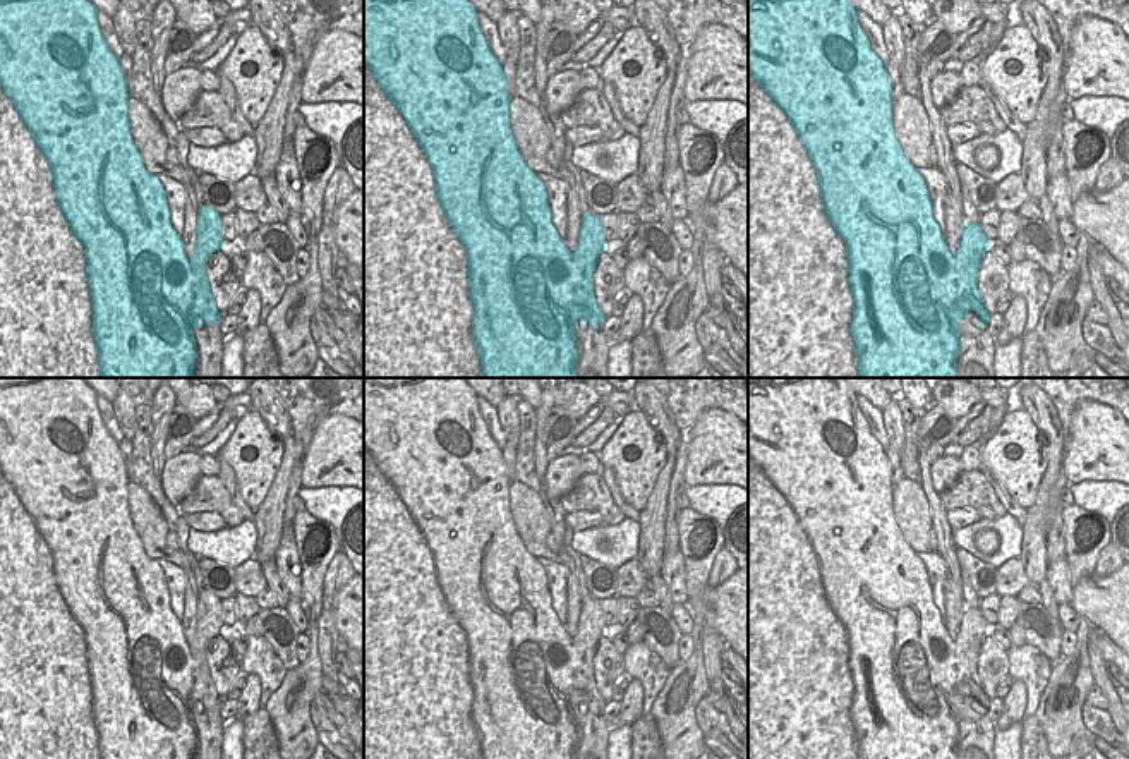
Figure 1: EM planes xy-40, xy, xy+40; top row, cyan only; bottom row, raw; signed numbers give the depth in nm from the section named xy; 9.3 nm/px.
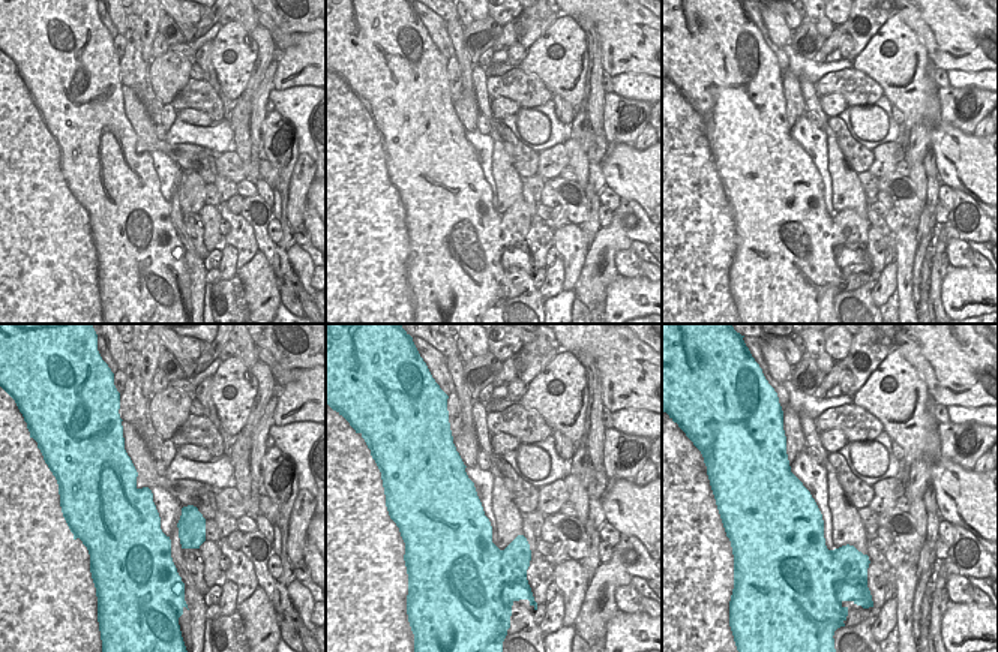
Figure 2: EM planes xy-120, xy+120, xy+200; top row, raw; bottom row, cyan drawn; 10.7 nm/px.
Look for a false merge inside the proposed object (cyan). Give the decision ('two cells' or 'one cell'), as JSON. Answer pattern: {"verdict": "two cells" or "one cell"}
{"verdict": "two cells"}

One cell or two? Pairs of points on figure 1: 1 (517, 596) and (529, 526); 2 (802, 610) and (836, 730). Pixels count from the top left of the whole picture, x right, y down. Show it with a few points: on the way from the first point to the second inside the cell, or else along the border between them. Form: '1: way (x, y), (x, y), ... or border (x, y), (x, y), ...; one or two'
1: border (510, 509), (515, 531), (534, 558); two
2: way (802, 639), (802, 692), (810, 701); one

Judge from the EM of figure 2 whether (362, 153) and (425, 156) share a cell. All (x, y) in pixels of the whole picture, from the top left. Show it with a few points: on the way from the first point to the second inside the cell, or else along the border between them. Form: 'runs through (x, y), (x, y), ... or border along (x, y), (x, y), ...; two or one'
runs through (362, 200), (408, 248), (413, 245), (413, 203); one

